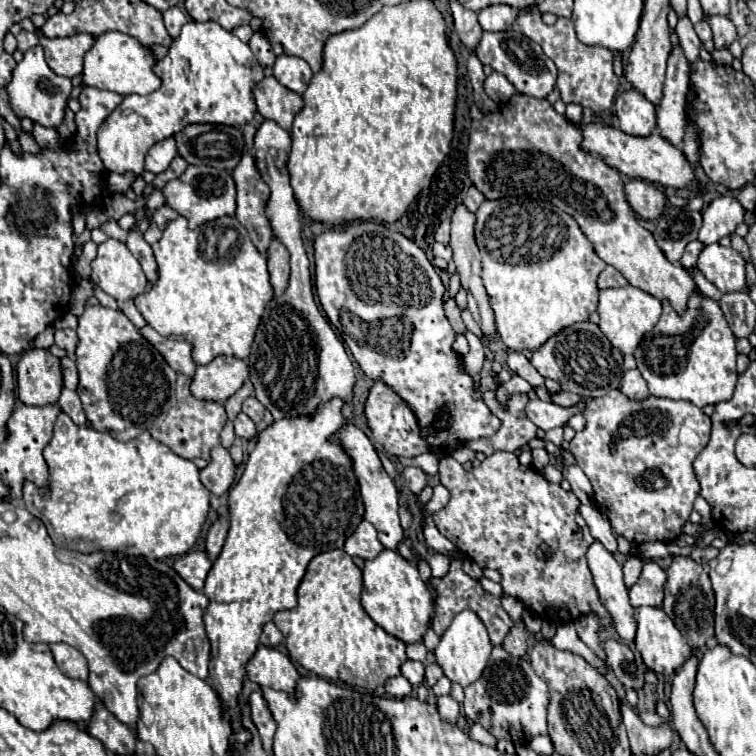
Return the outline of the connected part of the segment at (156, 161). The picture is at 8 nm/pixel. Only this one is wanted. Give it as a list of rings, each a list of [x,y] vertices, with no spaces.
[[[164,139],[164,141],[158,141],[156,145],[150,147],[148,155],[146,155],[146,171],[152,171],[152,173],[162,173],[164,169],[168,169],[168,165],[172,163],[172,159],[178,155],[176,151],[176,143],[174,139]]]

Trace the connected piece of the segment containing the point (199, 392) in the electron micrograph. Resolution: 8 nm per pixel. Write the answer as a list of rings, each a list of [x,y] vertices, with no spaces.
[[[220,355],[208,365],[198,365],[190,391],[198,399],[224,403],[248,379],[248,365],[242,359]]]

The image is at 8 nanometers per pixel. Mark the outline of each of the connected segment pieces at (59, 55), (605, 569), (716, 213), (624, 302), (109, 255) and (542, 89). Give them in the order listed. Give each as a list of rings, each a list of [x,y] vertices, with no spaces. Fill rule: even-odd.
[[[76,33],[64,39],[42,37],[40,43],[44,47],[48,67],[56,75],[72,79],[82,73],[82,59],[84,59],[84,53],[94,45],[94,37],[88,33]]]
[[[598,541],[588,547],[588,565],[600,593],[602,605],[612,615],[614,629],[624,643],[632,643],[636,637],[634,607],[628,601],[628,589],[622,581],[622,567],[616,563],[614,555],[608,553]]]
[[[718,197],[704,211],[704,225],[698,231],[698,241],[704,245],[718,243],[722,237],[734,233],[742,223],[744,209],[734,197]]]
[[[632,285],[600,291],[600,305],[598,305],[600,323],[598,325],[600,325],[602,333],[608,337],[608,341],[622,353],[634,353],[634,349],[640,343],[640,339],[644,337],[644,333],[650,331],[656,325],[656,321],[660,319],[660,313],[662,313],[660,299],[656,299],[654,295],[650,295],[642,289],[636,289]]]
[[[108,239],[98,245],[98,255],[92,261],[90,277],[118,303],[136,299],[146,289],[146,277],[140,263],[128,247],[116,239]]]
[[[520,31],[484,33],[476,51],[478,51],[478,59],[484,65],[490,65],[494,71],[504,73],[506,79],[516,87],[518,93],[542,99],[556,87],[558,69],[556,69],[554,61],[544,55],[544,51],[542,51],[542,47],[538,43],[530,41]]]

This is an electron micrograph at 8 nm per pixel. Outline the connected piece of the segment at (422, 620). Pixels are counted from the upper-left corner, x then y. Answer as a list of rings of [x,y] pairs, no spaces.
[[[382,549],[374,559],[364,561],[364,587],[362,587],[362,607],[364,611],[390,635],[402,639],[404,643],[416,643],[426,633],[426,623],[434,611],[432,597],[420,579],[416,567],[412,567],[402,555],[392,549]]]

